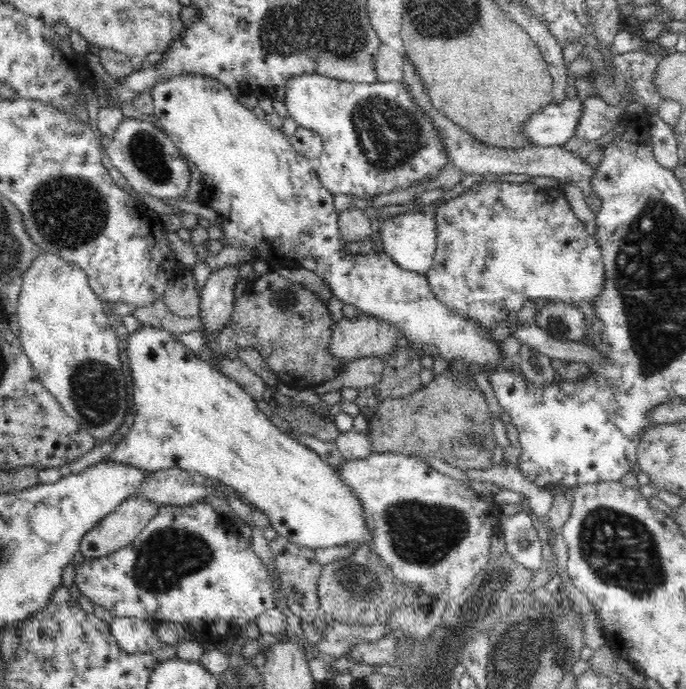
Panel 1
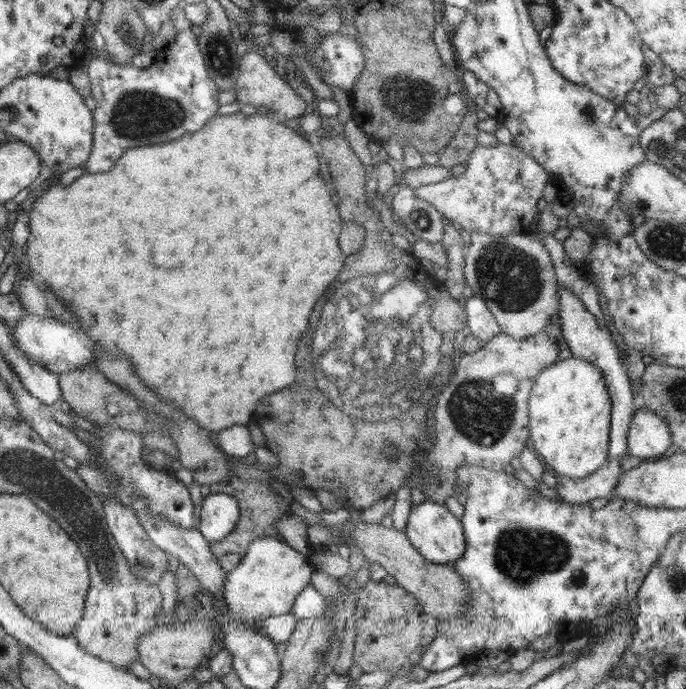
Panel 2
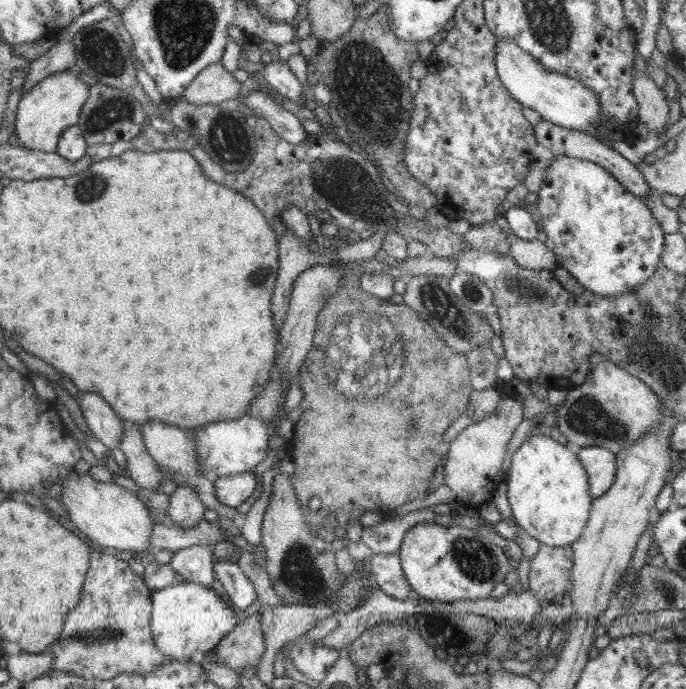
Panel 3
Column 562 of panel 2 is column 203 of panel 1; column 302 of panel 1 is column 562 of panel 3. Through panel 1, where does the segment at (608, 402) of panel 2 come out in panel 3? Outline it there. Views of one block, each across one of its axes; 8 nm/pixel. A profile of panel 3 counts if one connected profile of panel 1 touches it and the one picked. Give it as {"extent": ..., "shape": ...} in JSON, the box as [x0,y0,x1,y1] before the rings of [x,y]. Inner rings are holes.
{"extent":[506,435,593,545],"shape":[[[529,435],[512,454],[506,487],[512,517],[538,543],[571,545],[585,530],[593,499],[586,470],[571,445],[562,445],[546,435]]]}

